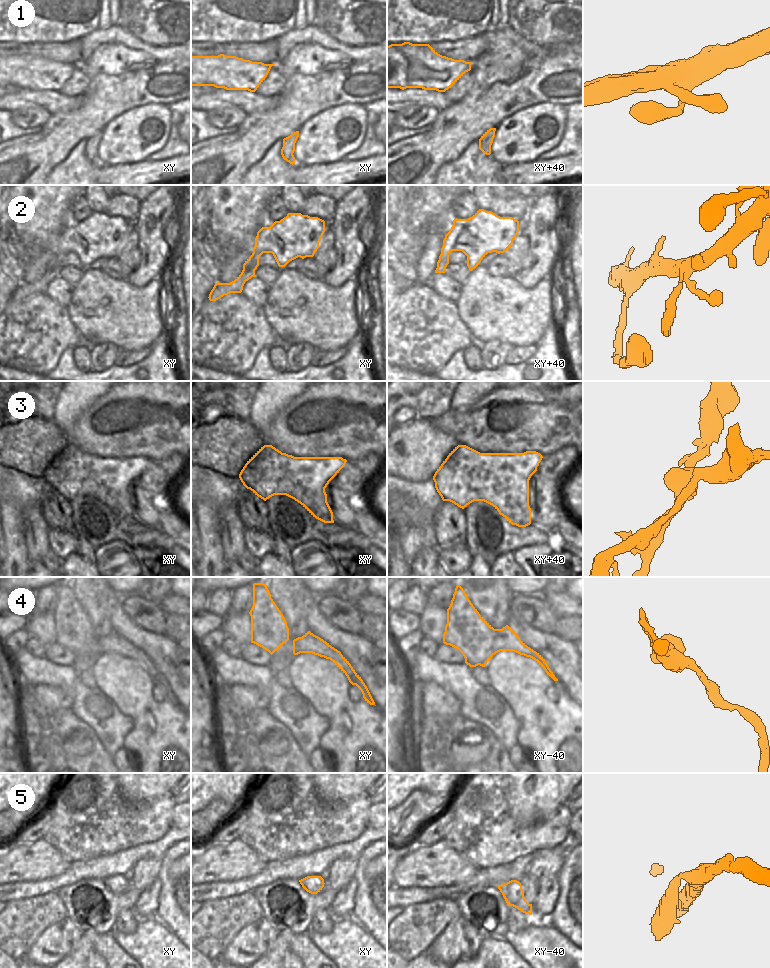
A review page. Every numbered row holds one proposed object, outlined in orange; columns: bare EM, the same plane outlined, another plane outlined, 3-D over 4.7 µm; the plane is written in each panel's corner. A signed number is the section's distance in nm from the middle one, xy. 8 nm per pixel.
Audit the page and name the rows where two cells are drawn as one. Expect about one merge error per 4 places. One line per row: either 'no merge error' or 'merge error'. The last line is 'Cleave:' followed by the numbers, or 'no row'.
1: no merge error
2: no merge error
3: merge error
4: no merge error
5: no merge error
Cleave: 3

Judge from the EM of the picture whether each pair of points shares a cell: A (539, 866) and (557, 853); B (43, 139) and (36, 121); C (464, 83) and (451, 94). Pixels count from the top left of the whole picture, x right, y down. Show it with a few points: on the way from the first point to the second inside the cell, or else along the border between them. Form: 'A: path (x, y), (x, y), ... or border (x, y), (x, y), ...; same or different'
A: path (543, 864), (553, 857); same
B: border (51, 114), (49, 119), (40, 128); different
C: path (461, 86), (454, 93); same

